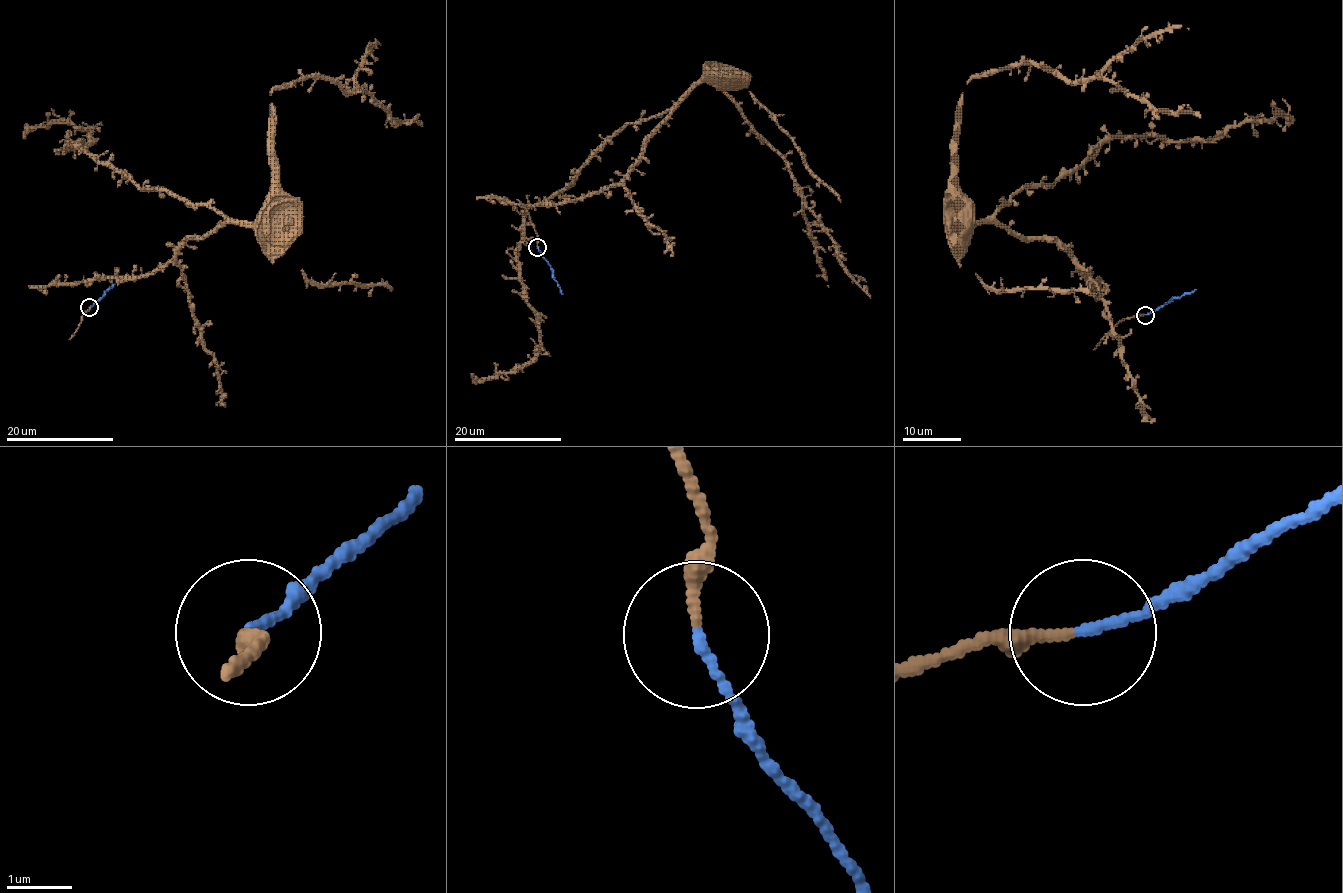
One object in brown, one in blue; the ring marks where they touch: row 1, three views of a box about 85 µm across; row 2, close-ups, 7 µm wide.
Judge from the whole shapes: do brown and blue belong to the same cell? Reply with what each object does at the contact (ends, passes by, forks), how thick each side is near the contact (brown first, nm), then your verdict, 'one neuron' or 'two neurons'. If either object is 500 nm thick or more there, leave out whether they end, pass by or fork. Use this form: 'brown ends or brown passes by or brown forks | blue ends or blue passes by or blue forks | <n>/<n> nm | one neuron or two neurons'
brown ends | blue ends | 200/130 nm | one neuron

